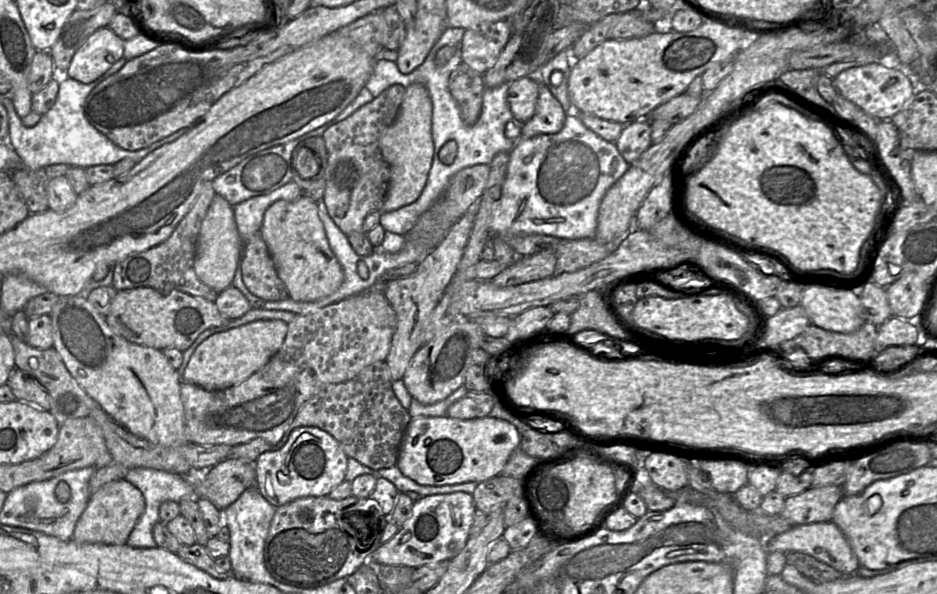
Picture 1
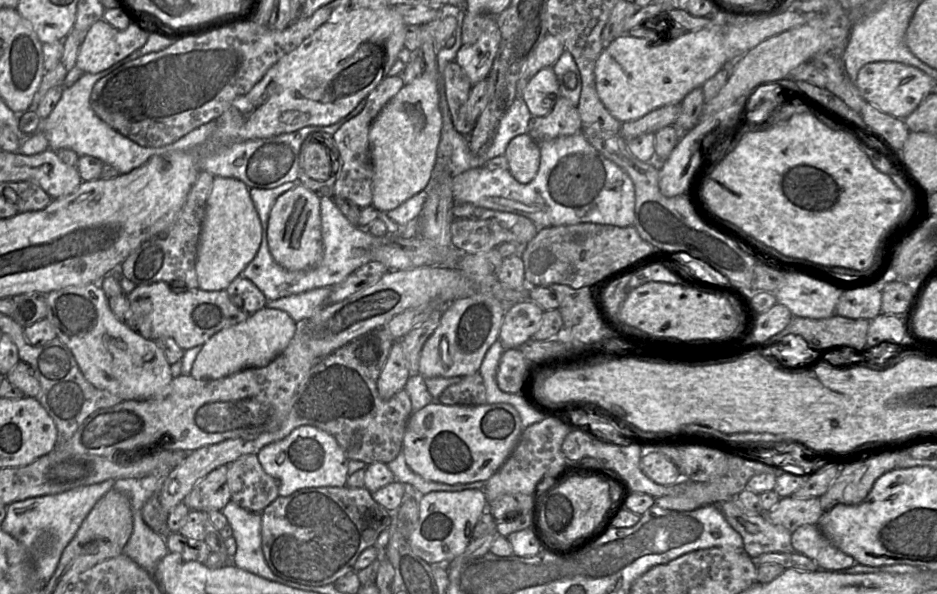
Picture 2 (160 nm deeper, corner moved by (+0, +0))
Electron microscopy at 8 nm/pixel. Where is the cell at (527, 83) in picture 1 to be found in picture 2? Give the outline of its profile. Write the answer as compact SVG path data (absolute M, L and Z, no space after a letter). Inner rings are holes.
M552 67L539 70L525 86L522 98L532 116L546 116L560 97L559 84Z

